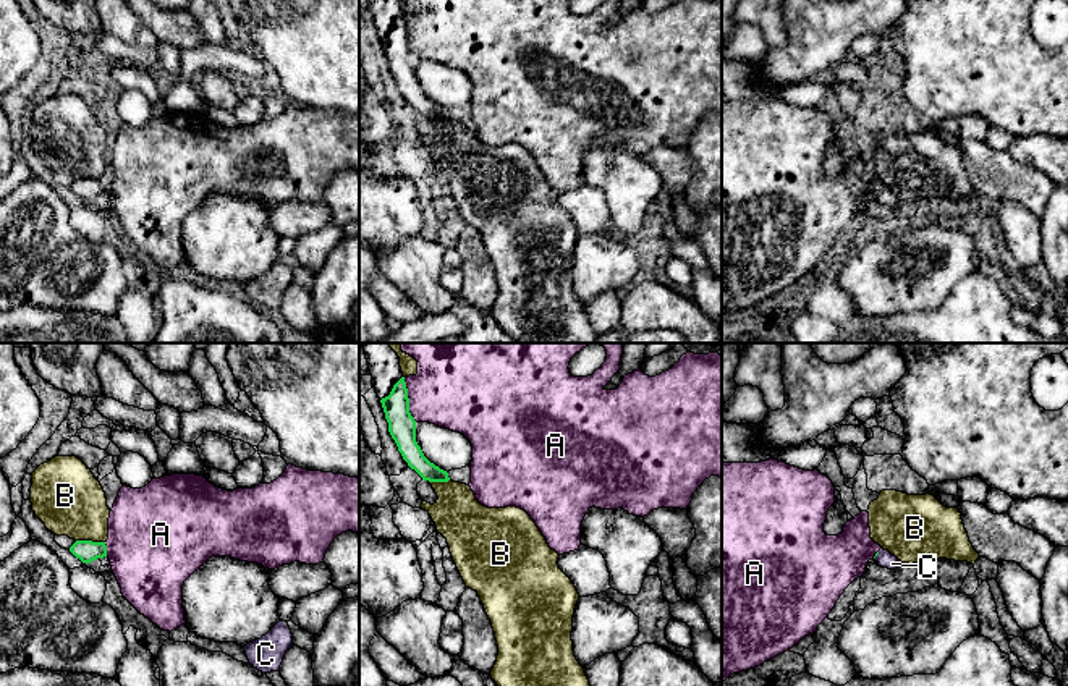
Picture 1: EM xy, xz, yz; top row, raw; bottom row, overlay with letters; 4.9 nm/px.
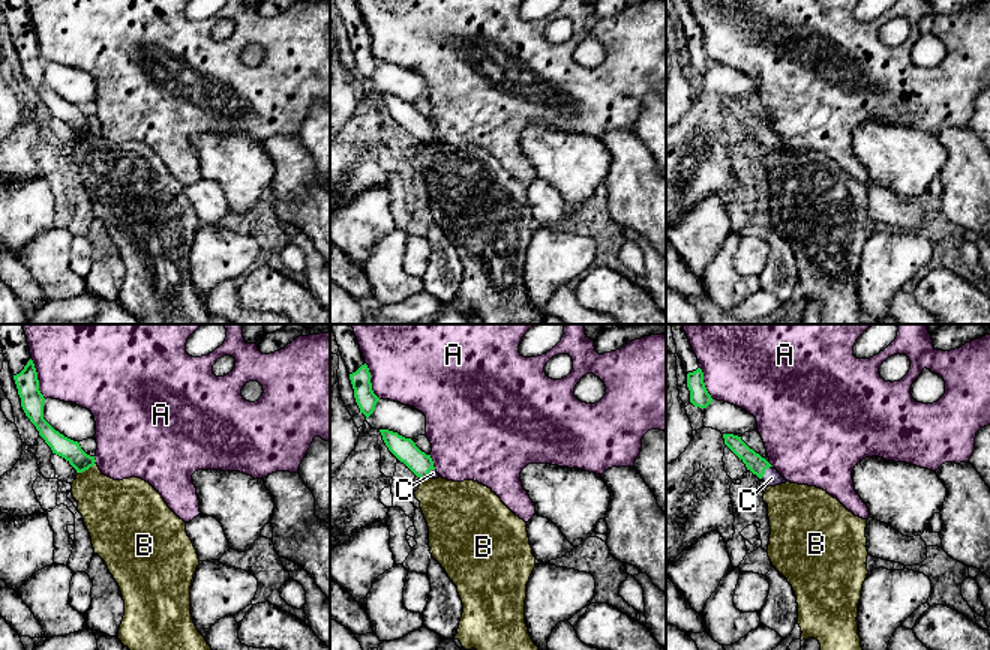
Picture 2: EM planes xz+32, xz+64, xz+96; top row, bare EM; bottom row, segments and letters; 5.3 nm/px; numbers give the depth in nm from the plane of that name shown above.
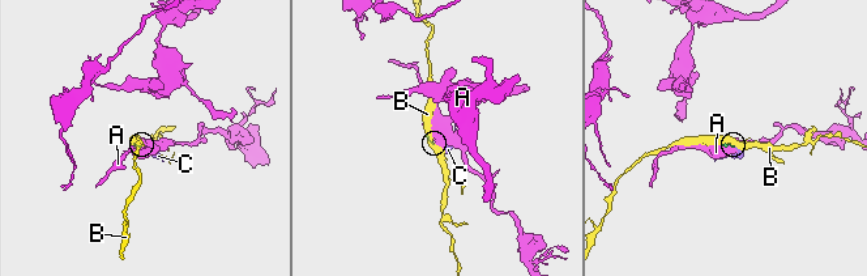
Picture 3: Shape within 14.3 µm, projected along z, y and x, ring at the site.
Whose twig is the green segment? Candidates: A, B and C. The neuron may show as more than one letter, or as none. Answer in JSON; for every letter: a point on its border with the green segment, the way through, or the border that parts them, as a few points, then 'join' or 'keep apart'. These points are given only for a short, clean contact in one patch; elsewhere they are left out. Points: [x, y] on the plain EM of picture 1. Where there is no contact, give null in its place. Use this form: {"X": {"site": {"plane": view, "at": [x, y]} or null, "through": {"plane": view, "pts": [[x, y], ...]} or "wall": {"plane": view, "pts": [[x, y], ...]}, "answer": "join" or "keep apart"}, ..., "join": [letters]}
{"A": {"site": {"plane": "xz", "at": [408, 38]}, "answer": "keep apart"}, "B": {"site": {"plane": "xy", "at": [91, 178]}, "answer": "keep apart"}, "C": {"site": {"plane": "yz", "at": [876, 193]}, "through": {"plane": "yz", "pts": [[877, 190], [876, 193], [884, 194]]}, "answer": "join"}, "join": ["C"]}

